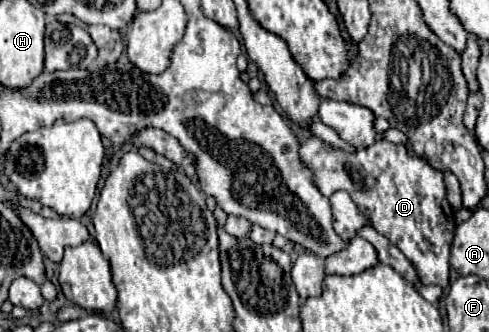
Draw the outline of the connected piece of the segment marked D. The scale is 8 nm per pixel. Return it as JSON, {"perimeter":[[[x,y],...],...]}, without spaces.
{"perimeter":[[[311,135],[307,143],[301,145],[301,159],[313,169],[315,183],[325,197],[331,197],[335,191],[347,191],[351,199],[361,207],[361,215],[369,219],[369,223],[377,229],[377,233],[385,235],[389,243],[401,249],[401,253],[413,265],[417,277],[423,285],[437,285],[441,289],[449,287],[449,255],[451,255],[451,241],[455,233],[455,211],[451,209],[445,197],[445,183],[443,173],[429,167],[421,157],[415,157],[407,151],[405,145],[393,145],[385,139],[377,139],[371,147],[347,153],[337,149],[319,137]]]}

